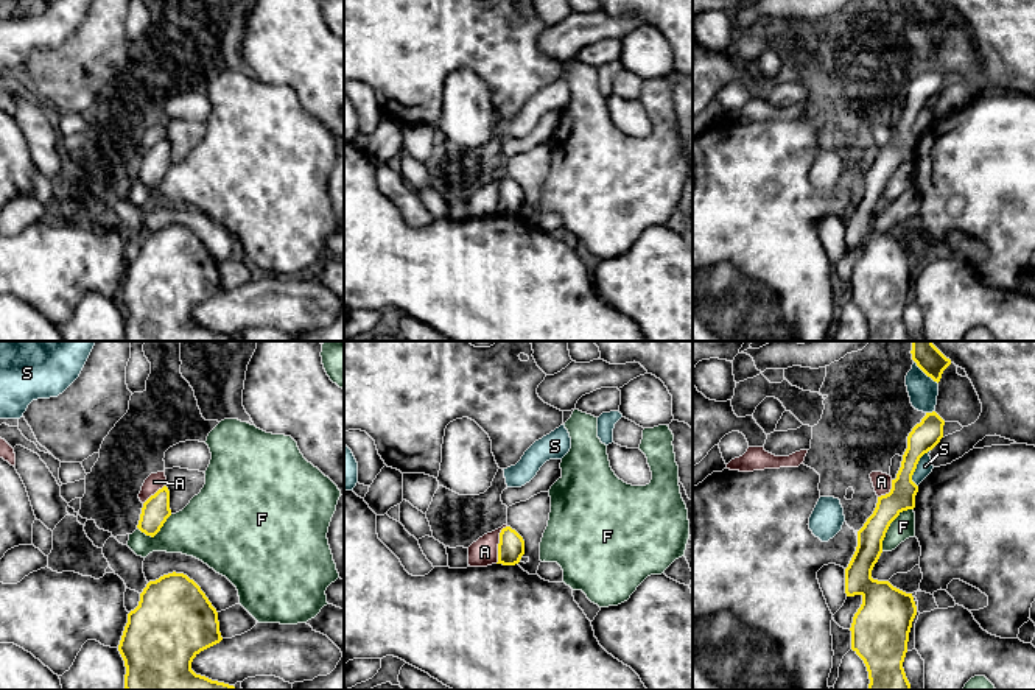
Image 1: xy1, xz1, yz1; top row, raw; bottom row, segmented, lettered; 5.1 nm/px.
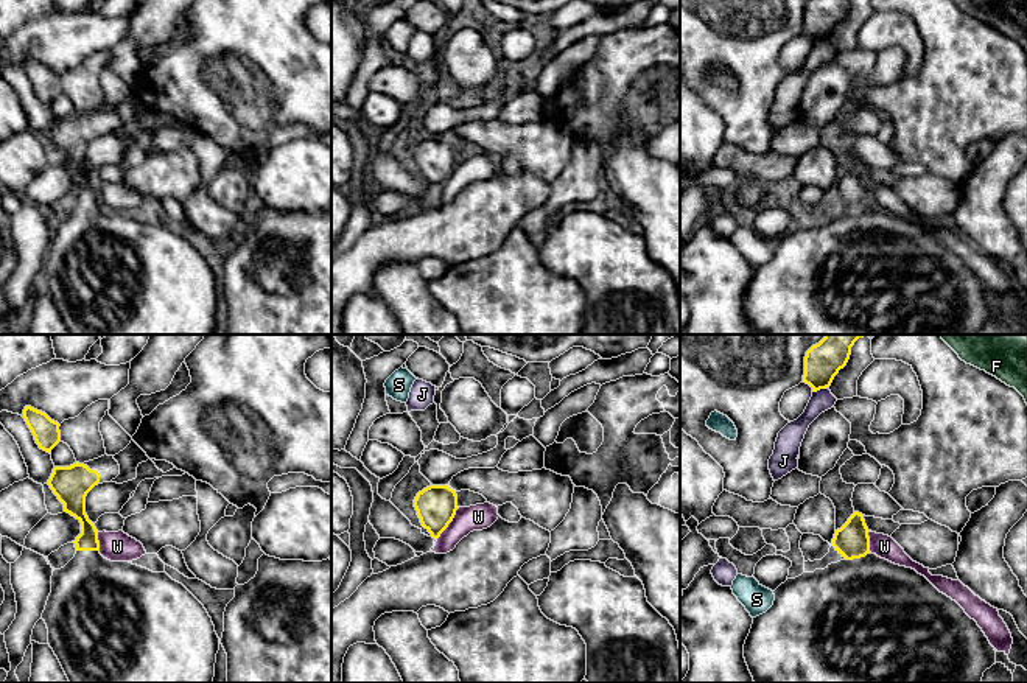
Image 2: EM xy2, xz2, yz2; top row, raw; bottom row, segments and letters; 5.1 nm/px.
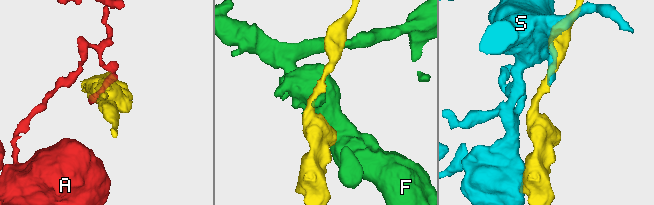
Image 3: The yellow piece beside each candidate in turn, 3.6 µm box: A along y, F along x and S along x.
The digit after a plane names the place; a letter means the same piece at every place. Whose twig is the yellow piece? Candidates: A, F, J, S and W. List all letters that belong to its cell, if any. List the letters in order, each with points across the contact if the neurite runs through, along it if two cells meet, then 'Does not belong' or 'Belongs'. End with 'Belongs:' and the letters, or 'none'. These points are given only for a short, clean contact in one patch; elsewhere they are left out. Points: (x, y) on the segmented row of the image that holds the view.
A: Boundary: xz1 (506, 525), (500, 533), (498, 559), (495, 563). Does not belong
F: Does not belong
J: Boundary: yz2 (827, 386), (813, 392). Does not belong
S: Does not belong
W: Boundary: xz2 (459, 507), (453, 520), (436, 539). Does not belong
Belongs: none

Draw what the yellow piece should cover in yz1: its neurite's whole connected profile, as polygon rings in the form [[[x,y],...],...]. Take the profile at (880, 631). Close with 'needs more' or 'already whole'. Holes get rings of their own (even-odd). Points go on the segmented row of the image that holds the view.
[[[932,411],[912,428],[892,489],[878,497],[873,514],[858,531],[858,547],[845,569],[847,597],[862,597],[850,631],[851,650],[868,671],[867,690],[910,690],[903,662],[917,606],[912,593],[893,587],[889,581],[873,579],[872,570],[882,553],[882,540],[890,523],[903,511],[915,508],[918,486],[912,475],[920,458],[943,438],[943,425],[945,421]]]; already whole

